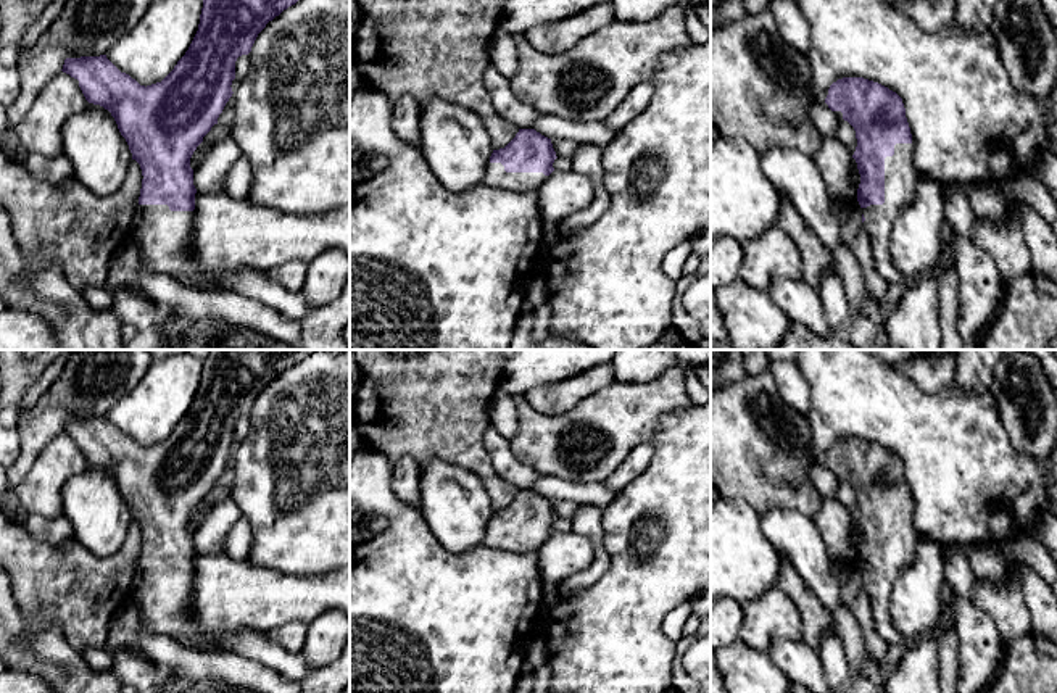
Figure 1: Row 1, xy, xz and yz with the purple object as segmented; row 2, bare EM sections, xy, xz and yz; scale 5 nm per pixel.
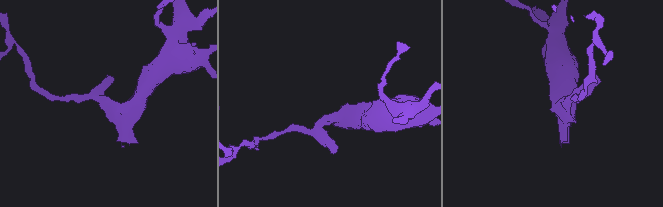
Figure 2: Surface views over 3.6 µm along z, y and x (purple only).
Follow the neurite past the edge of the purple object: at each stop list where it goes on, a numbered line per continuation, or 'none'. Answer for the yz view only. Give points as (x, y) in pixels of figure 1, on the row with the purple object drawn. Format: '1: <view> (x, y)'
1: yz (901, 178)

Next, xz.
1: xz (495, 176)

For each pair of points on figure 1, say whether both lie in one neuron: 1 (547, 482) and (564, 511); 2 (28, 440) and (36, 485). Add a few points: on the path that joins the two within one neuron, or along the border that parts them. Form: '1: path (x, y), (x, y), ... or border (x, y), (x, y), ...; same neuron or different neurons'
1: border (551, 498), (567, 498), (577, 505); different neurons
2: border (55, 434), (16, 484); different neurons

